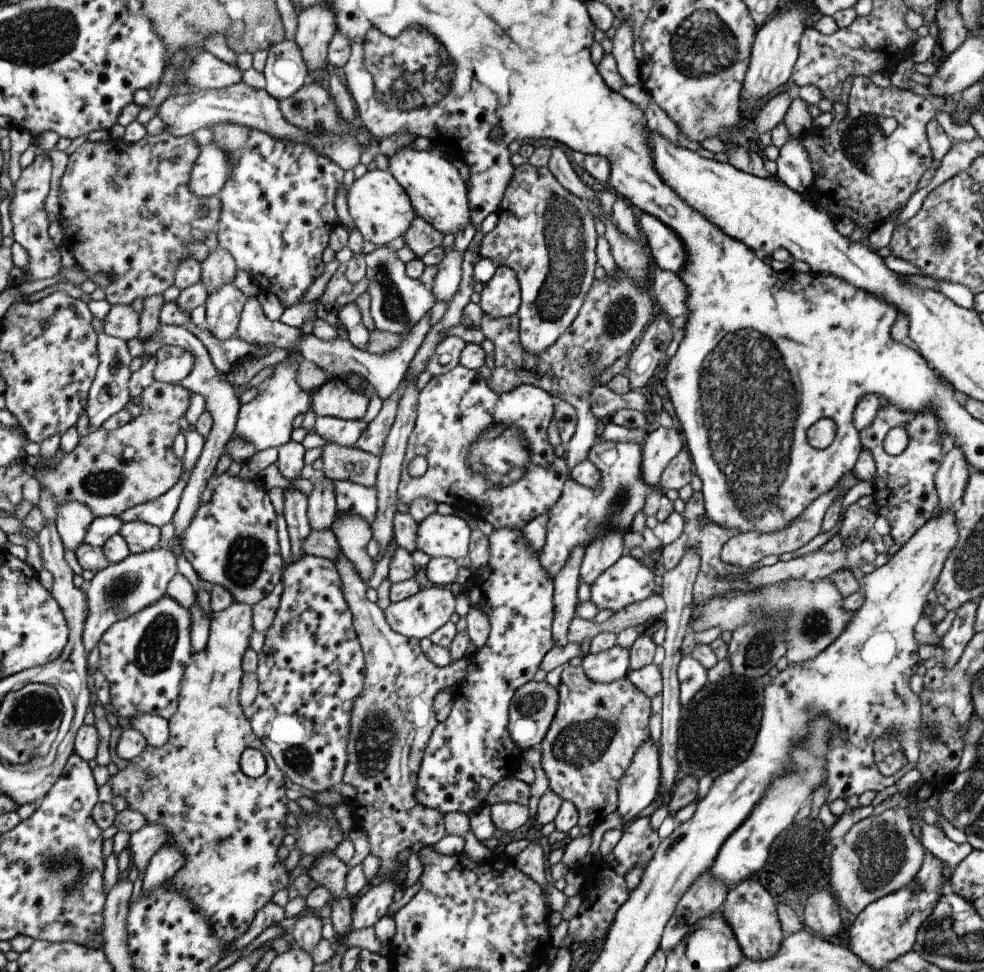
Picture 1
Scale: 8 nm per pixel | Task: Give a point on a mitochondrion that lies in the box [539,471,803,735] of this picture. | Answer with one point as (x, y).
(607, 514)

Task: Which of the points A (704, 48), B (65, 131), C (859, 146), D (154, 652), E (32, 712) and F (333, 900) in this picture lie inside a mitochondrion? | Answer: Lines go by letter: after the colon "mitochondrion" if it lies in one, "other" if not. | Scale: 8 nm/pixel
A: mitochondrion
B: other
C: mitochondrion
D: mitochondrion
E: mitochondrion
F: other

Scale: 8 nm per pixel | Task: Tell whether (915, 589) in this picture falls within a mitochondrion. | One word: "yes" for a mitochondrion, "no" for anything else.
no

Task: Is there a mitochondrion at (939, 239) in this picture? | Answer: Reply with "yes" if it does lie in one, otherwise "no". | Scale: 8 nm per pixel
yes

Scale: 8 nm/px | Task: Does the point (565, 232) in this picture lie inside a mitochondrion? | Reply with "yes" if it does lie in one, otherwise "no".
yes

